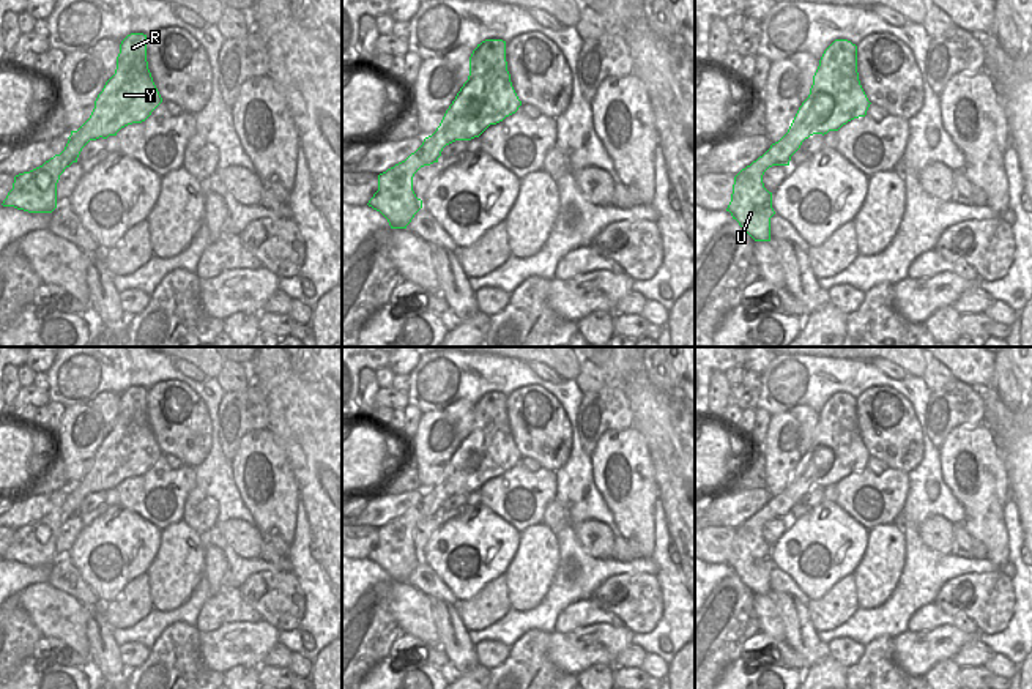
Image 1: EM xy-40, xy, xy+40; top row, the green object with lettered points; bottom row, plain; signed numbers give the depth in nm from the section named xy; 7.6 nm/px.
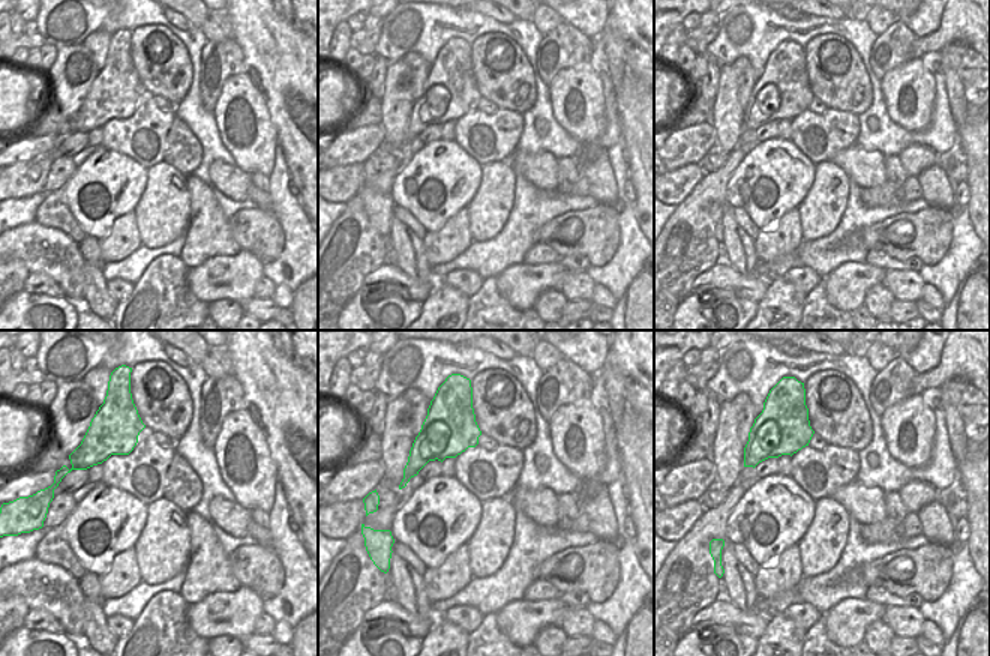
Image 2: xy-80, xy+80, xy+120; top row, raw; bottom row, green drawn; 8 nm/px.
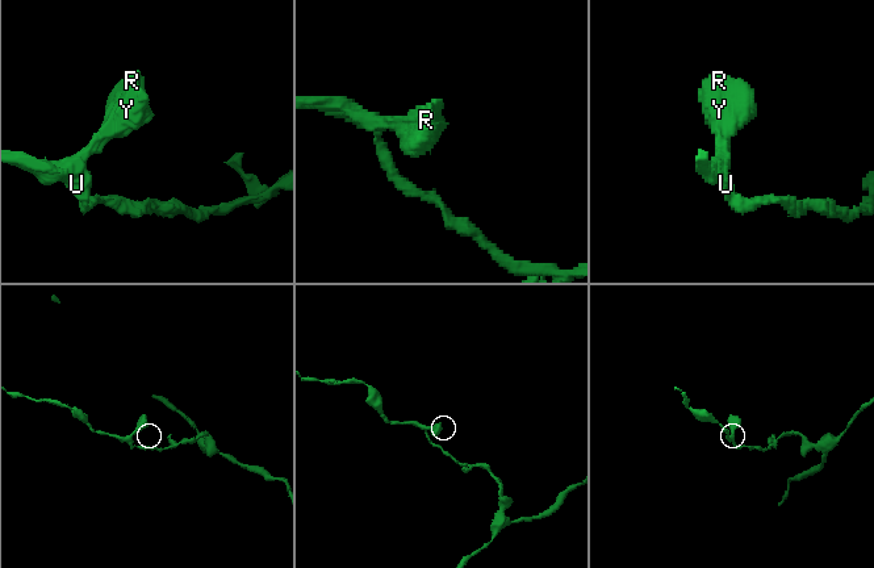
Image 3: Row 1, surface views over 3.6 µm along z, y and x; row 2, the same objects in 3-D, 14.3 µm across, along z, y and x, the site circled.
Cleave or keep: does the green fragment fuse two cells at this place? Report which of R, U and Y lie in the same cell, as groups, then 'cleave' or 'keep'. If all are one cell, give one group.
groups R U Y; keep

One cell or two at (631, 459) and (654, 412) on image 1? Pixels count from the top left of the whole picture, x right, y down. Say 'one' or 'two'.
two

